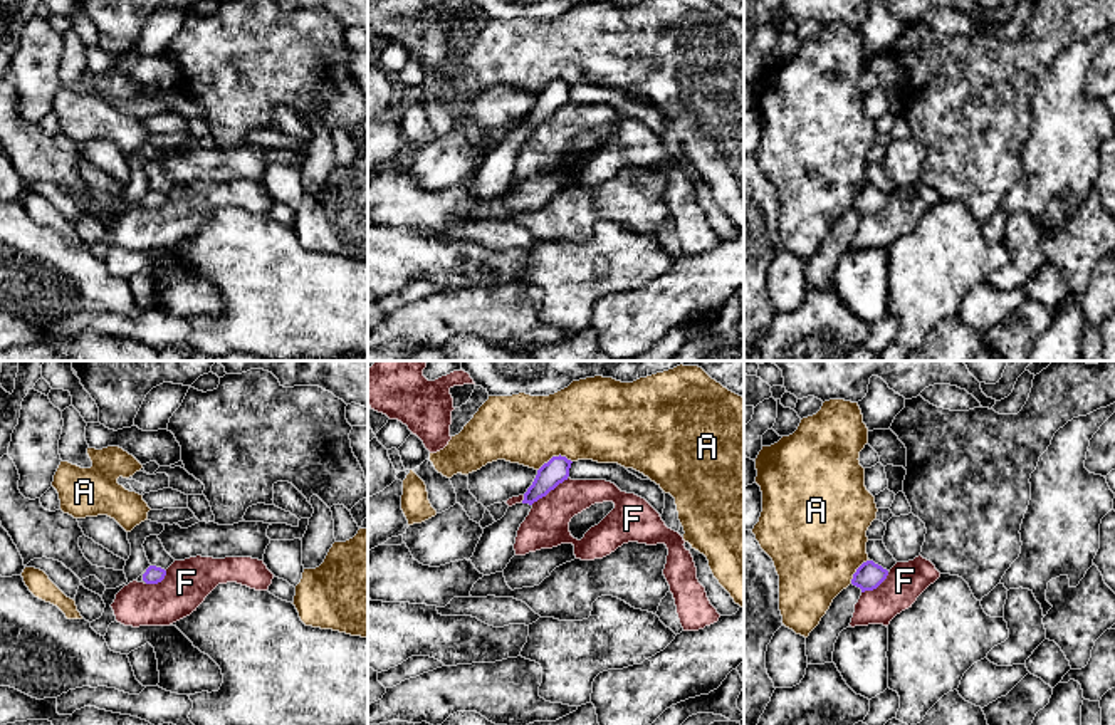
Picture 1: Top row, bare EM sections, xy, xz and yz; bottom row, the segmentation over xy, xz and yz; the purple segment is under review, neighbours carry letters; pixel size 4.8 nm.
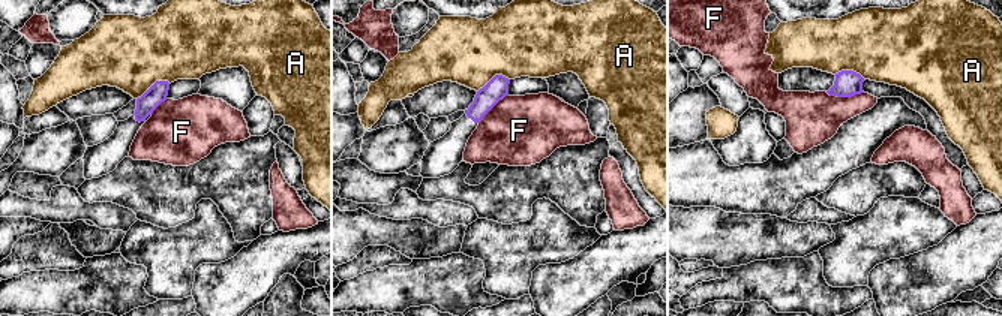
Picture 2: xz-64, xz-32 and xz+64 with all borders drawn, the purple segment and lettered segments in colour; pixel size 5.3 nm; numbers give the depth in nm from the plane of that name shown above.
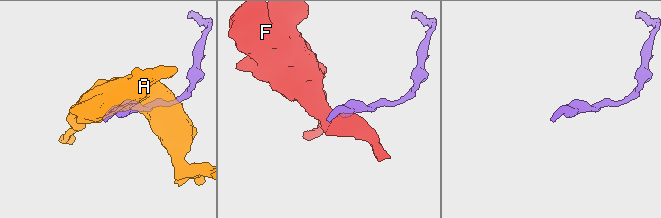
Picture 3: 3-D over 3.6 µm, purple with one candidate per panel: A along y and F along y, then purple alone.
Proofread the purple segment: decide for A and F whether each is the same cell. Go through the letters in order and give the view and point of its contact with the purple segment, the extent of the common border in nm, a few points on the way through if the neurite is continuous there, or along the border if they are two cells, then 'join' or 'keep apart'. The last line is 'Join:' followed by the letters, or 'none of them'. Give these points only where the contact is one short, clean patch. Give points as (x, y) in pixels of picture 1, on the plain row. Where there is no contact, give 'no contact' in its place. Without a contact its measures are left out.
A: meets purple in xz at (554, 81); contact 180 nm long; keep apart
F: meets purple in xz at (549, 114); contact 220 nm long; border along xz (568, 103), (531, 128); keep apart
Join: none of them

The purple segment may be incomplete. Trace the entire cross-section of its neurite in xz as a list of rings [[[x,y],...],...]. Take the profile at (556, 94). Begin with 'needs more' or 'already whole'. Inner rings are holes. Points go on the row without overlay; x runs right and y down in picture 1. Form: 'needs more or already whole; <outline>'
needs more; [[[552,81],[537,94],[532,109],[524,117],[524,124],[509,131],[500,144],[484,153],[475,176],[470,181],[480,198],[490,200],[507,191],[516,180],[514,168],[517,154],[529,139],[532,128],[568,104],[571,87],[566,81]]]

